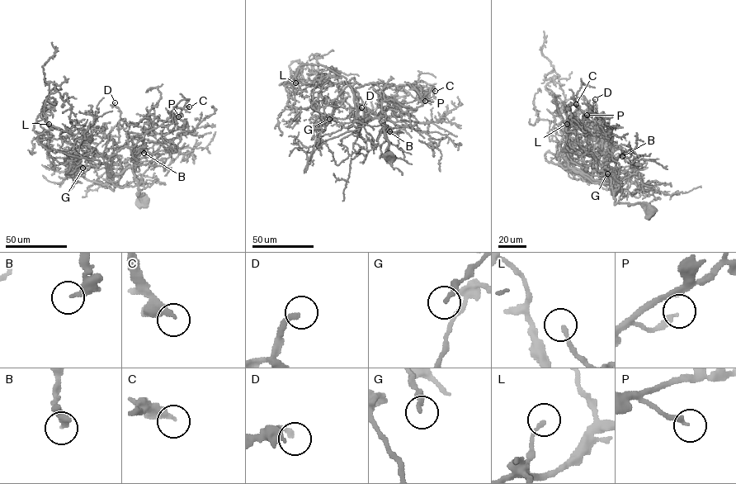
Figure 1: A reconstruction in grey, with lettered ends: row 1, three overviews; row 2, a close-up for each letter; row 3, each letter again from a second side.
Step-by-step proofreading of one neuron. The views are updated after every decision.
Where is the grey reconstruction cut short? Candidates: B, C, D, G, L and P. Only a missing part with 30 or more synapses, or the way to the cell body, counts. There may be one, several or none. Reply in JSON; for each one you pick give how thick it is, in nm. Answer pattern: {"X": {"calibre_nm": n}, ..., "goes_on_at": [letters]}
{"goes_on_at": []}

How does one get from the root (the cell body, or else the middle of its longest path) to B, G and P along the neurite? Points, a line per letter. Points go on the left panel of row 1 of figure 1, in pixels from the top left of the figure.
B: (144, 199), (138, 193), (134, 177), (136, 156), (131, 137), (153, 142), (143, 153)
G: (144, 199), (138, 193), (132, 160), (69, 164), (74, 179), (73, 169), (66, 171), (82, 168)
P: (144, 199), (129, 147), (156, 117), (178, 116)

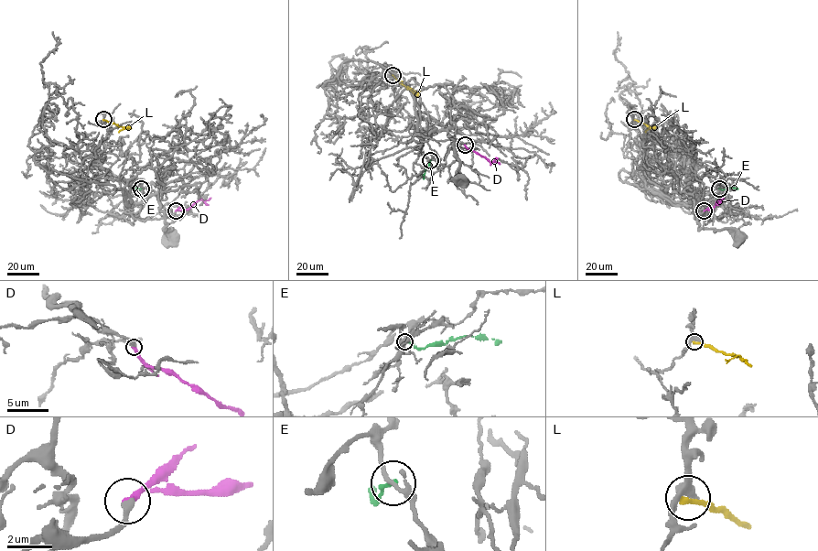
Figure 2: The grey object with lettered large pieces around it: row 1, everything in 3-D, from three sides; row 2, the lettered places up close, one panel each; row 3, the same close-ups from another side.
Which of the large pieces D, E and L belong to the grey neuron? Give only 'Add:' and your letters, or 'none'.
Add: D

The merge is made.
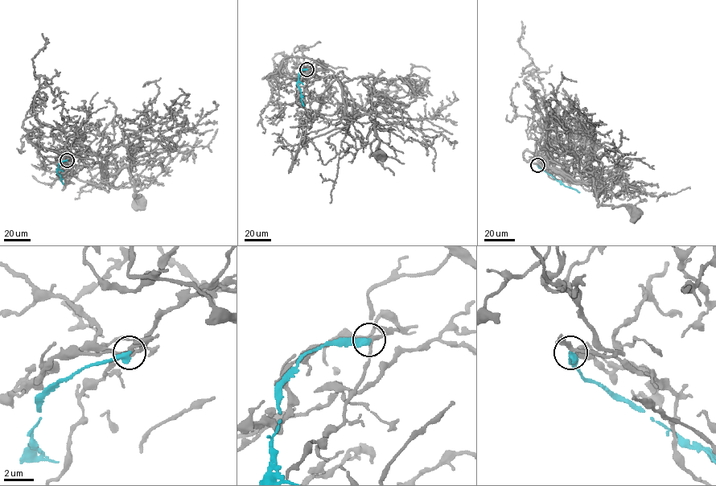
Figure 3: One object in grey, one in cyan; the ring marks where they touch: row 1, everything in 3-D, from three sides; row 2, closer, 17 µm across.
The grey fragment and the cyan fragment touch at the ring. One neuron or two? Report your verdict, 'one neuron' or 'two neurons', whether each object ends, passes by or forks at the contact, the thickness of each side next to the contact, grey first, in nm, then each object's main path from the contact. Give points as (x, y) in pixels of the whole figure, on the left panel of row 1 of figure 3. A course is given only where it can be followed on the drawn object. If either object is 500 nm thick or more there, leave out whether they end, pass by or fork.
two neurons; grey forks there; cyan ends there; 220 nm thick on the grey side, 380 nm on the other; grey runs (66, 159), (54, 150), (76, 139), (94, 154), (112, 155), (114, 162), (127, 158), (134, 195), (141, 201); cyan runs (66, 159), (59, 164), (57, 170), (63, 184)

